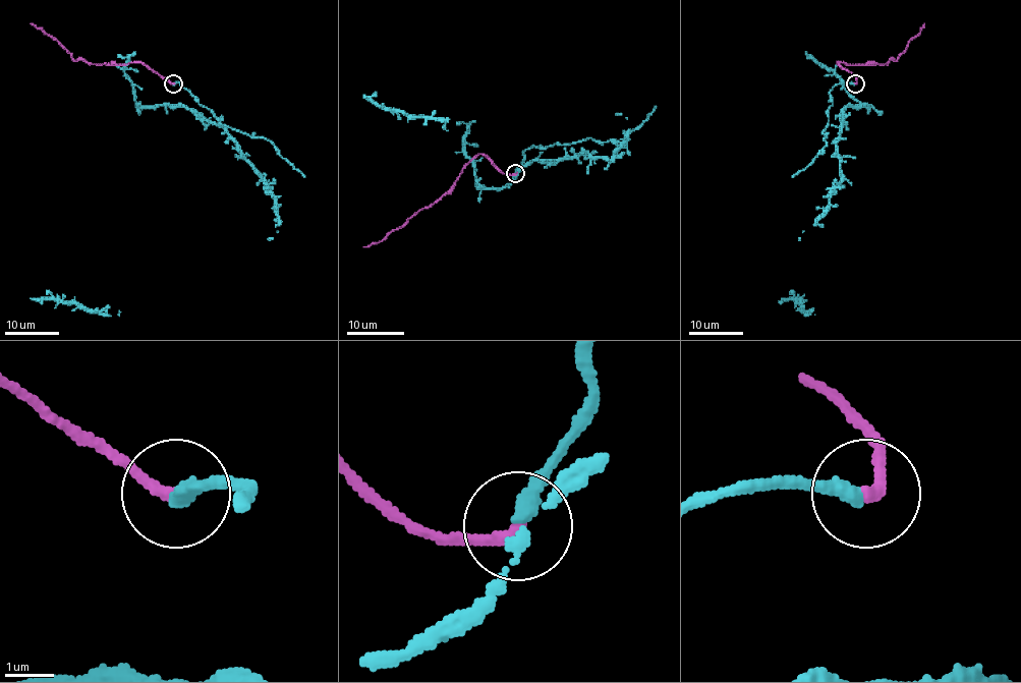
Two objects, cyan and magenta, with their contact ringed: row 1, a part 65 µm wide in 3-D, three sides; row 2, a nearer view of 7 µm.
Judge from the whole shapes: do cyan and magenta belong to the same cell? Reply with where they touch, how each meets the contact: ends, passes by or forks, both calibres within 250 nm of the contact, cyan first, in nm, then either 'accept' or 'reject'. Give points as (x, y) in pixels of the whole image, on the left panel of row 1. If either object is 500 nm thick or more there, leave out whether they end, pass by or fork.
place (173, 83); cyan ends; magenta ends; calibres 360 and 240 nm; accept

